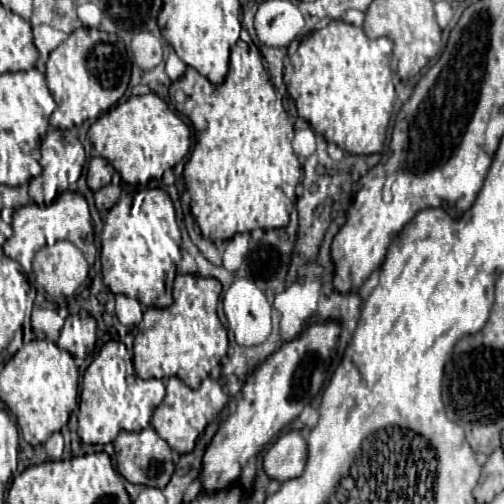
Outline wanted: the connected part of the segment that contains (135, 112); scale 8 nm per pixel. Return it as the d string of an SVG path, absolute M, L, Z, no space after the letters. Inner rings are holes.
M154 92L132 96L124 104L110 108L90 126L88 138L94 144L94 154L110 160L124 182L142 188L150 178L160 180L164 170L174 168L190 150L190 128Z

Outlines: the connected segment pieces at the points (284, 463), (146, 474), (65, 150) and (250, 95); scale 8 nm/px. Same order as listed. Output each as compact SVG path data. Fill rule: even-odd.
M300 432L278 438L264 456L264 472L278 482L298 478L306 464L306 442Z
M152 426L142 432L120 432L118 438L114 440L114 450L116 450L118 472L132 484L164 488L174 474L172 450L170 450L168 442L162 440Z
M50 130L46 134L46 138L42 140L40 150L42 150L42 158L40 158L42 176L30 180L28 192L30 192L32 202L36 202L38 206L48 206L58 194L66 192L72 183L78 181L86 162L86 155L80 140L76 136L72 136L70 132L60 132L60 130Z
M242 40L236 42L232 48L230 72L224 84L214 86L194 68L188 68L180 80L172 82L170 96L176 96L178 110L190 118L196 130L196 146L184 166L184 182L192 196L191 213L200 226L202 236L212 240L228 240L238 232L252 232L254 228L284 228L296 202L296 186L300 184L302 166L292 150L294 126L282 99L276 95L268 72L262 66L262 56L257 46ZM180 92L184 94L184 100L178 100Z

